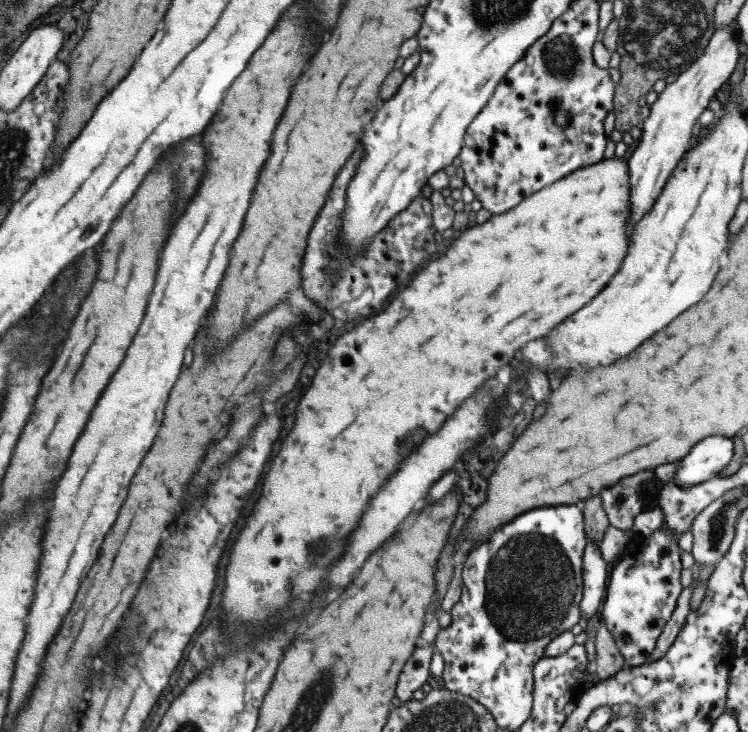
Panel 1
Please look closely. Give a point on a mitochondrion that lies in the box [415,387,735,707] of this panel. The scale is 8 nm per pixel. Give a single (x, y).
(529, 585)

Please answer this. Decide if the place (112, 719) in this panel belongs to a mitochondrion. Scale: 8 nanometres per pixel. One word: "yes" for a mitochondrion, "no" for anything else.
no

